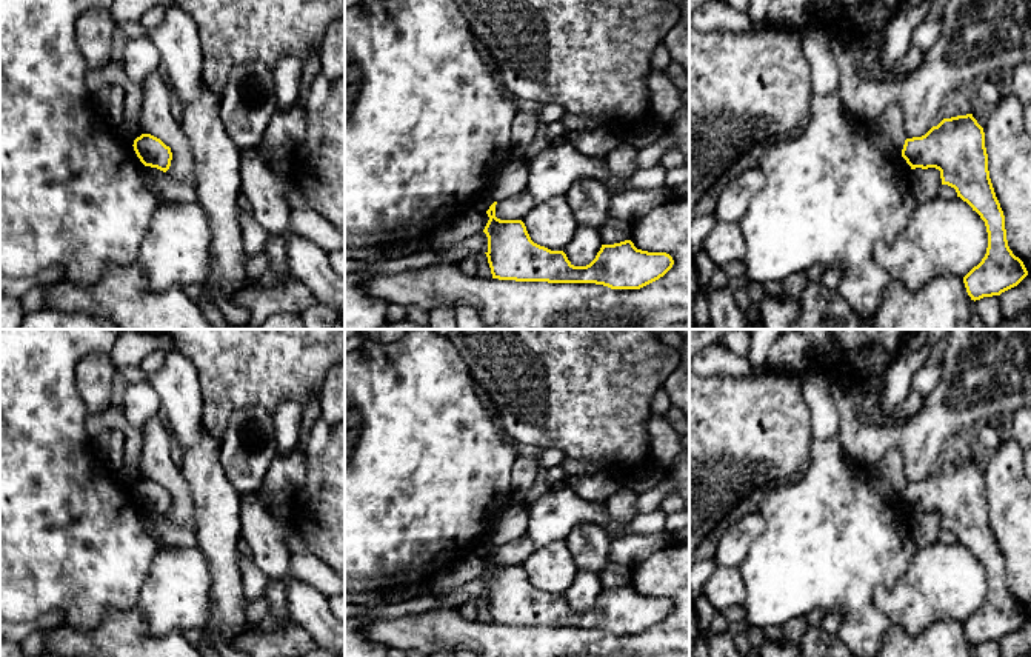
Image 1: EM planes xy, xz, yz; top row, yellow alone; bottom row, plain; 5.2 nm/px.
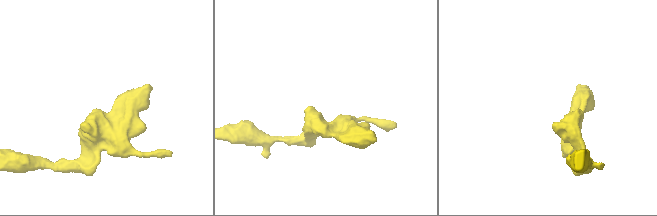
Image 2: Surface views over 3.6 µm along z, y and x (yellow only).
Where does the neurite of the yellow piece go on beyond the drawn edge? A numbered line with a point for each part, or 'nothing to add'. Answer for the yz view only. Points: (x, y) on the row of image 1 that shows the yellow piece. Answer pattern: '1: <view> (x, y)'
nothing to add

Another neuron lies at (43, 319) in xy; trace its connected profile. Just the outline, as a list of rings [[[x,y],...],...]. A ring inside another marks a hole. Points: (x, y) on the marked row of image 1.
[[[42,308],[26,314],[18,329],[118,329],[106,318],[83,312]]]

